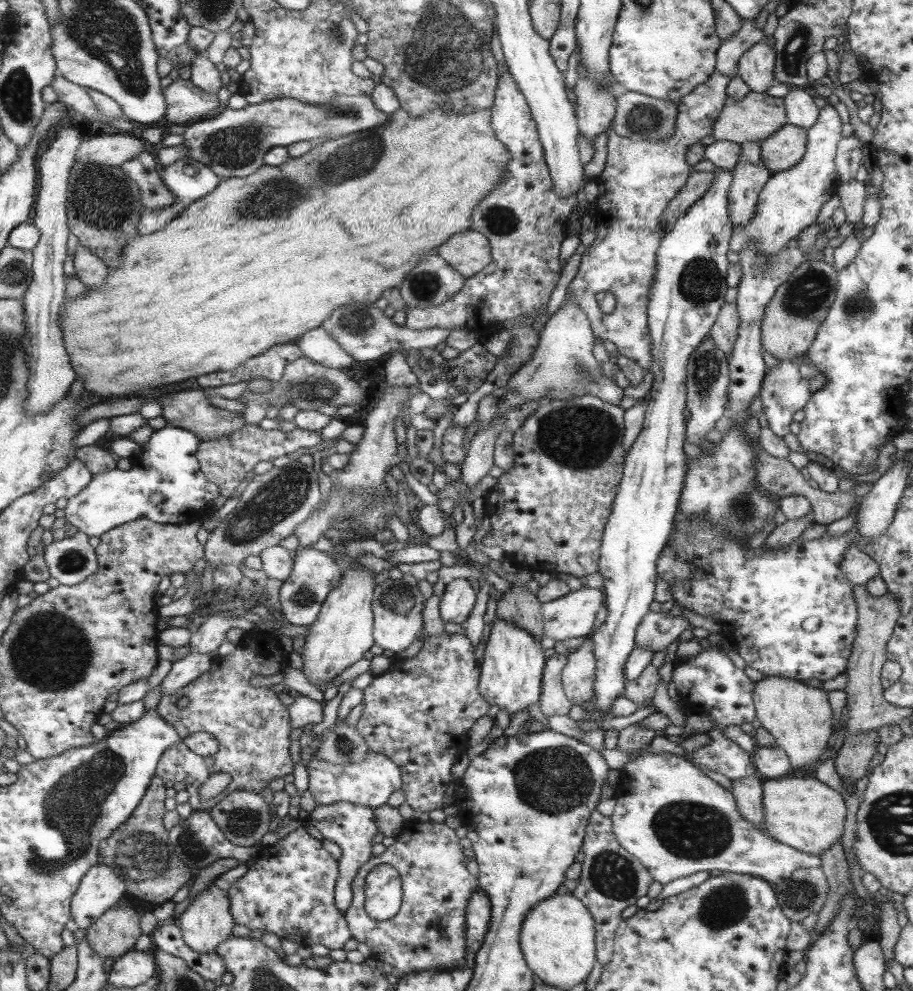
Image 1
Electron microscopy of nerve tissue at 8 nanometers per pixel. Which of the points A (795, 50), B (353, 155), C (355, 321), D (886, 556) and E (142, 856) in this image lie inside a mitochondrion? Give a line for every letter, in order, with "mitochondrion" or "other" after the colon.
A: mitochondrion
B: mitochondrion
C: mitochondrion
D: other
E: mitochondrion

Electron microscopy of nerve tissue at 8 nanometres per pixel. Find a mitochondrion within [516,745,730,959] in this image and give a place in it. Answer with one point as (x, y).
(613, 875)

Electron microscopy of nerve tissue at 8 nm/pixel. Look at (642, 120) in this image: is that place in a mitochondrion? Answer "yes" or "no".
yes

